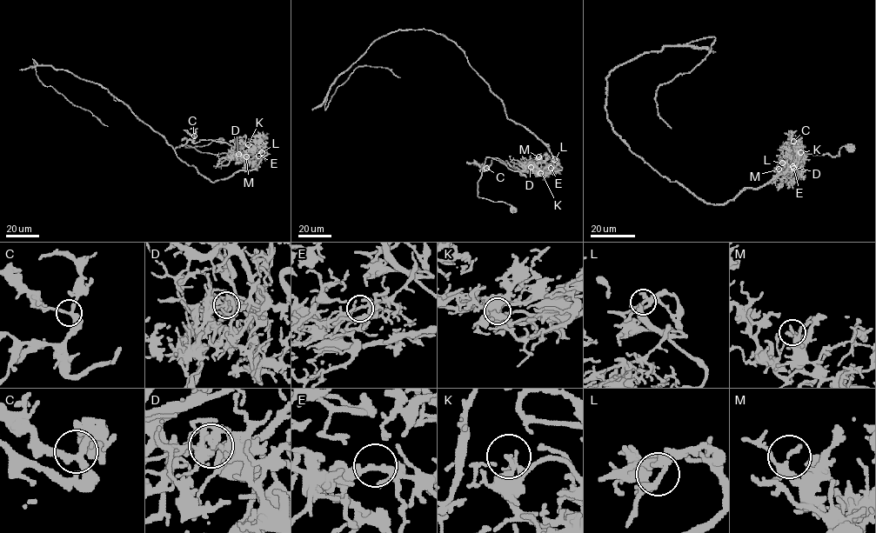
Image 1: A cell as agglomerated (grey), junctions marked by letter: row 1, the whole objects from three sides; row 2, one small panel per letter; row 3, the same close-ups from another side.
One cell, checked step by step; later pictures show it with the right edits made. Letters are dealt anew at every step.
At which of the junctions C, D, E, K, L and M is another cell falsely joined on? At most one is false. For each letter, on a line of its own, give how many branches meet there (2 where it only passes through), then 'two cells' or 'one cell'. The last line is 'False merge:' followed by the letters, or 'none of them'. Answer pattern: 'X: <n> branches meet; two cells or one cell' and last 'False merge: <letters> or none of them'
C: 3 branches meet; one cell
D: 3 branches meet; two cells
E: 3 branches meet; one cell
K: 3 branches meet; one cell
L: 3 branches meet; one cell
M: 3 branches meet; one cell
False merge: D

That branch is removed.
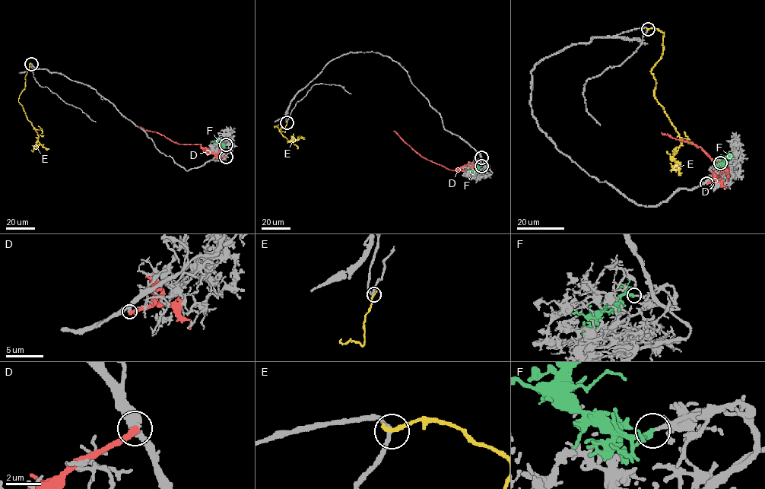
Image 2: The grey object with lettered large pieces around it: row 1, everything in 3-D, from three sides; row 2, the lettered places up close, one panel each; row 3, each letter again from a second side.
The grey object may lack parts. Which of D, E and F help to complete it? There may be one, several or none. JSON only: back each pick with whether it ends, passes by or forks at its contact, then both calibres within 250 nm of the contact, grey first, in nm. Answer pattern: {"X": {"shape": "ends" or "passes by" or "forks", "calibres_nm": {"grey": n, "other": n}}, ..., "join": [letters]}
{"F": {"shape": "ends", "calibres_nm": {"grey": 220, "other": 280}}, "join": ["F"]}

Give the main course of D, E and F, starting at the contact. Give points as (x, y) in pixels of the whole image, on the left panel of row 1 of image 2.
D: (226, 157), (210, 154), (199, 144), (179, 144), (163, 134), (138, 126)
E: (31, 64), (18, 101), (39, 137), (40, 144), (35, 146), (33, 151), (31, 150)
F: (226, 144), (210, 141)

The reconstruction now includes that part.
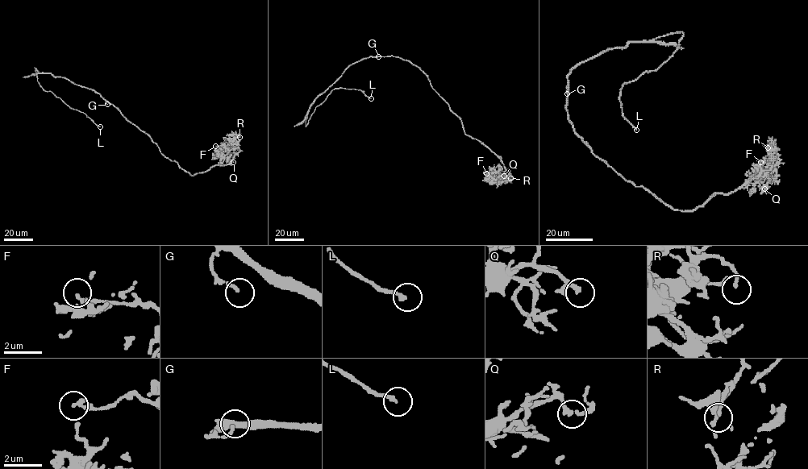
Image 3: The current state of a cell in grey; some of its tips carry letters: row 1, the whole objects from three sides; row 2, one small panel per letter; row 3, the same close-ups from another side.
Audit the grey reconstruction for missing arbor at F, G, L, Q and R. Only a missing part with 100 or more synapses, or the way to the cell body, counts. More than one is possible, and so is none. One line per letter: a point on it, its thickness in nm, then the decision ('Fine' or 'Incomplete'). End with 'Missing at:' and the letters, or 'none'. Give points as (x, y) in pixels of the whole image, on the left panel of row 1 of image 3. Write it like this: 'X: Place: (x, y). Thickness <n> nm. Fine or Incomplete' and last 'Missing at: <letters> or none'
F: Place: (215, 146). Thickness 130 nm. Fine
G: Place: (107, 104). Thickness 150 nm. Fine
L: Place: (100, 126). Thickness 190 nm. Incomplete
Q: Place: (233, 162). Thickness 220 nm. Fine
R: Place: (239, 137). Thickness 130 nm. Fine
Missing at: L

